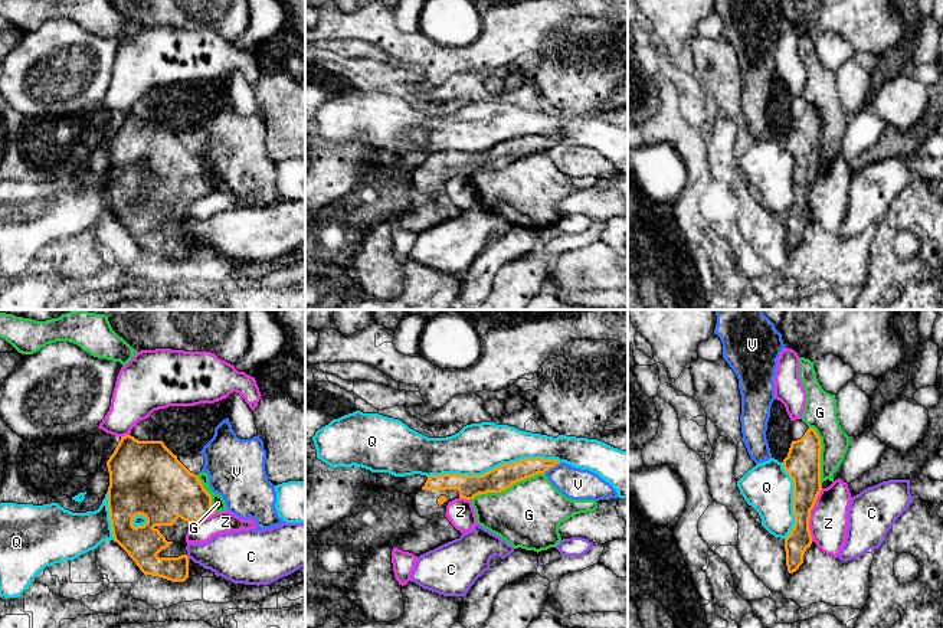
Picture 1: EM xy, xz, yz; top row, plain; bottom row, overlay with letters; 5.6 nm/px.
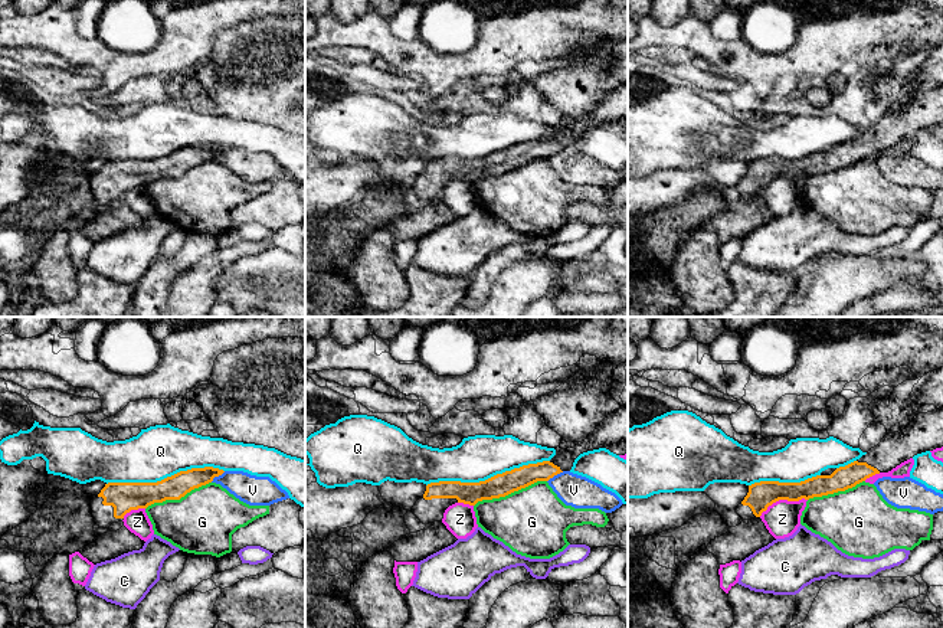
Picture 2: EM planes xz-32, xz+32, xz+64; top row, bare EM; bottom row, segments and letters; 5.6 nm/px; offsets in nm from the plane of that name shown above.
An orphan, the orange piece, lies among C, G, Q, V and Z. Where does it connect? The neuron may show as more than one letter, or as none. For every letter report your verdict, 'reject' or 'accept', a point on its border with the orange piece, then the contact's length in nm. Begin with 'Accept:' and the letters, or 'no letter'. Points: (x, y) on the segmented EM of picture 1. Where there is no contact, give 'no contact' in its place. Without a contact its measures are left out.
Accept: no letter
C: reject; meets orange in xy at (186, 556); contact 30 nm long
G: reject; meets orange in xz at (507, 487); contact 440 nm long
Q: reject; meets orange in xz at (494, 468); contact 750 nm long
V: reject; meets orange in xz at (552, 467); contact 120 nm long
Z: reject; meets orange in yz at (809, 514); contact 300 nm long

